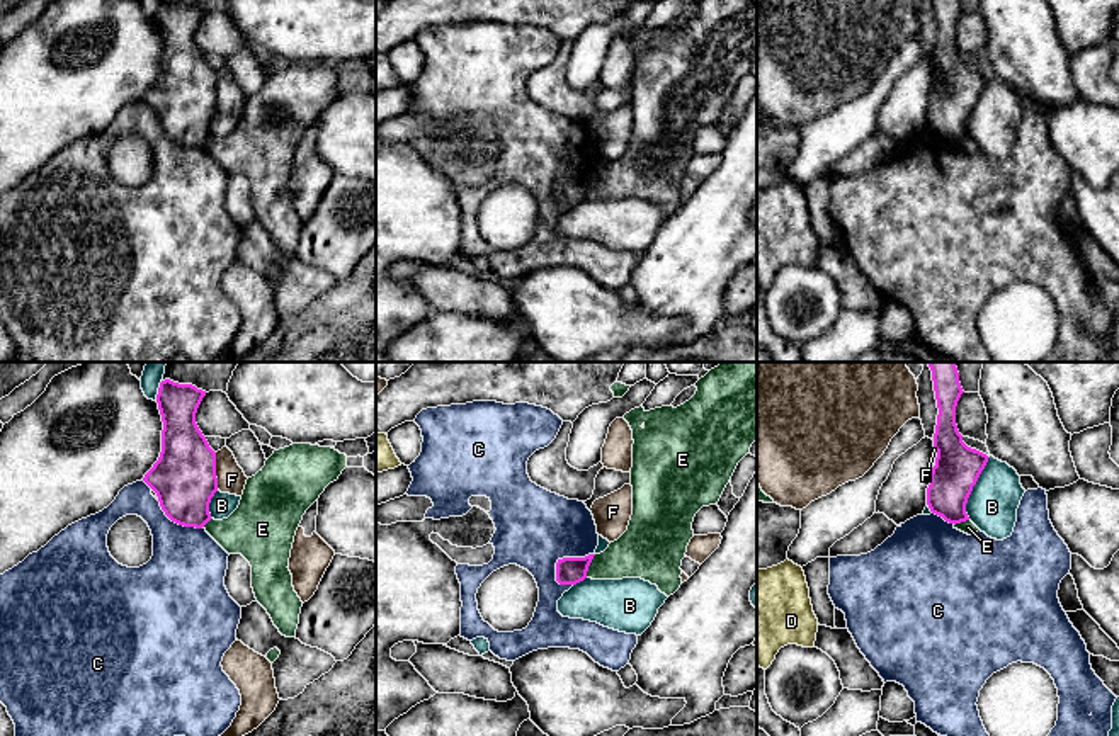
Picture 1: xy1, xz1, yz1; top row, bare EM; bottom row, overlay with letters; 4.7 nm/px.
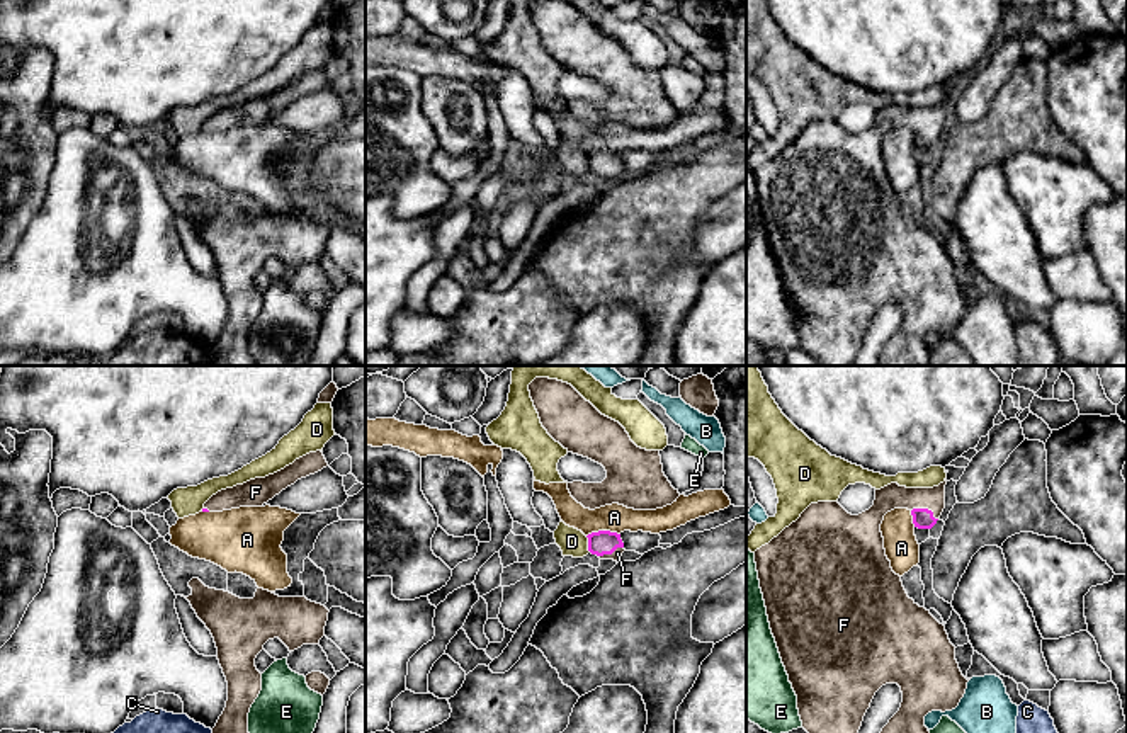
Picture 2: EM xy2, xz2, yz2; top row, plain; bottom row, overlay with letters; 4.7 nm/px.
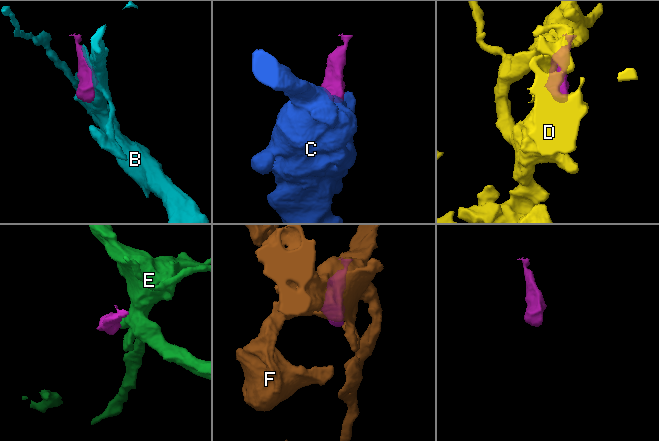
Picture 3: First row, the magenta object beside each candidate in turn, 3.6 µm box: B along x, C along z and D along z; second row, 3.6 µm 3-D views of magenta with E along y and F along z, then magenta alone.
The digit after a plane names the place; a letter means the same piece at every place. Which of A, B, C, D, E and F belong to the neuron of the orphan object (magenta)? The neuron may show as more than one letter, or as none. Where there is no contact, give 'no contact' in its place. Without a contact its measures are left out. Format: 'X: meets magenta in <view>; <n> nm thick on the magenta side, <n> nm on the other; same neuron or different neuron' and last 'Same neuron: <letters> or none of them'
A: meets magenta in xz2; 120 nm thick on the magenta side, 130 nm on the other; different neuron
B: meets magenta in yz1; 220 nm thick on the magenta side, 240 nm on the other; different neuron
C: meets magenta in xz1; 130 nm thick on the magenta side, 360 nm on the other; different neuron
D: meets magenta in xz2; 120 nm thick on the magenta side, 130 nm on the other; different neuron
E: meets magenta in xz1; 130 nm thick on the magenta side, 240 nm on the other; different neuron
F: meets magenta in xy1; 300 nm thick on the magenta side, 130 nm on the other; same neuron
Same neuron: F

